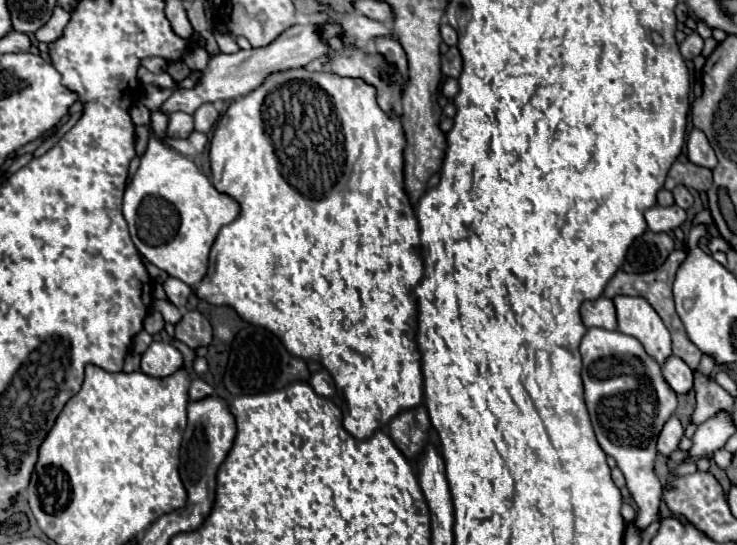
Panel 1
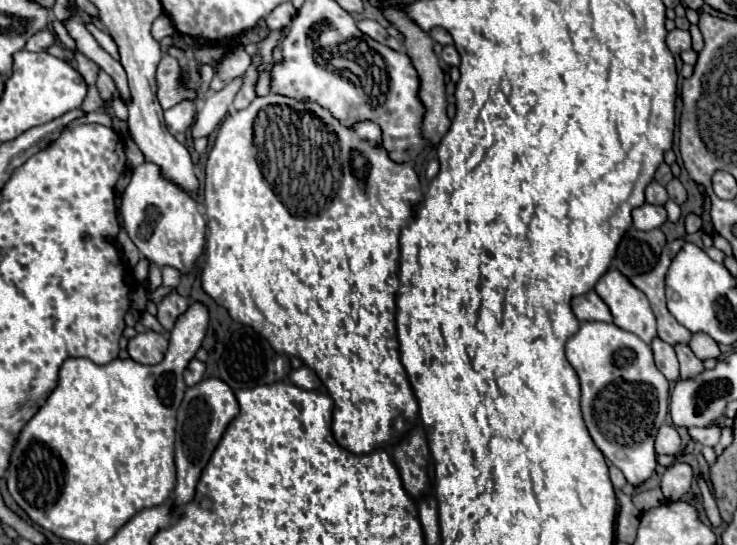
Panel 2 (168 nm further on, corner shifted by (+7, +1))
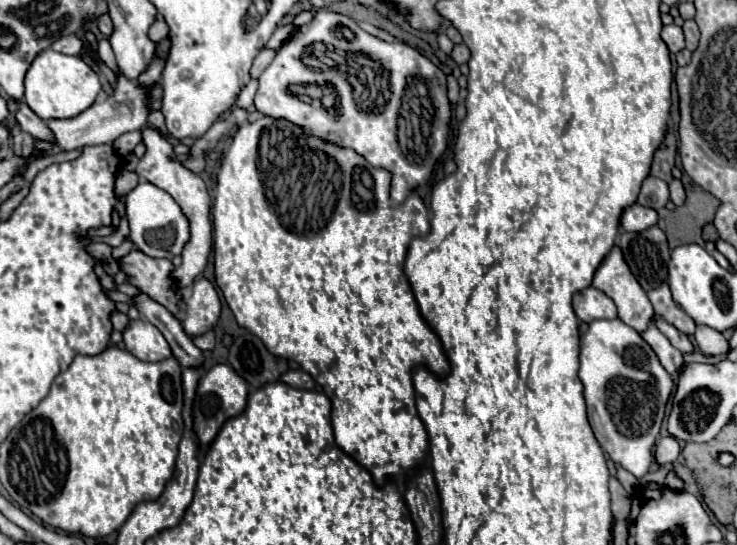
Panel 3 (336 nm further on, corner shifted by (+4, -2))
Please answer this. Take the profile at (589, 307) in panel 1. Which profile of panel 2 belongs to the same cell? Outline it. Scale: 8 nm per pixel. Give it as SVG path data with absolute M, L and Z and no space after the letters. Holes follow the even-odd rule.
M594 290L588 294L576 296L572 300L572 310L580 322L588 322L588 320L612 322L612 314L610 314L608 306L604 304L604 300Z

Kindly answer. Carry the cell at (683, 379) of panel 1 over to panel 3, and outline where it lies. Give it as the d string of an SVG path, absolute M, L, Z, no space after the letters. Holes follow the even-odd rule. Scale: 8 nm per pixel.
M649 325L649 327L641 333L641 337L651 345L651 349L653 349L655 355L659 357L661 365L663 365L669 373L681 371L681 367L685 365L681 351L675 349L675 347L669 343L669 339L667 339L655 325Z

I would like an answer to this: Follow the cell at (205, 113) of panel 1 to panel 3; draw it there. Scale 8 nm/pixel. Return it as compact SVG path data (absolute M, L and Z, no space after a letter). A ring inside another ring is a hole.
M263 49L257 57L255 57L255 61L253 61L253 67L251 67L251 77L259 77L261 73L263 73L263 69L275 59L275 49Z

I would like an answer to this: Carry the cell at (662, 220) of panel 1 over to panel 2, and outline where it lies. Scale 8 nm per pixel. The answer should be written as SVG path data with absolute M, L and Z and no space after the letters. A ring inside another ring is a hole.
M644 204L632 212L632 220L634 220L634 226L640 230L660 228L666 222L666 210L664 210L664 206Z

